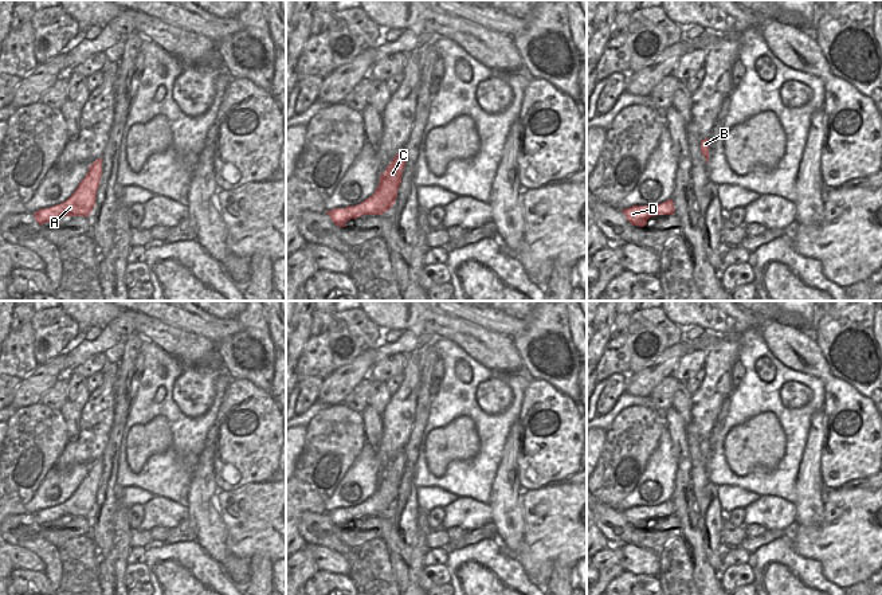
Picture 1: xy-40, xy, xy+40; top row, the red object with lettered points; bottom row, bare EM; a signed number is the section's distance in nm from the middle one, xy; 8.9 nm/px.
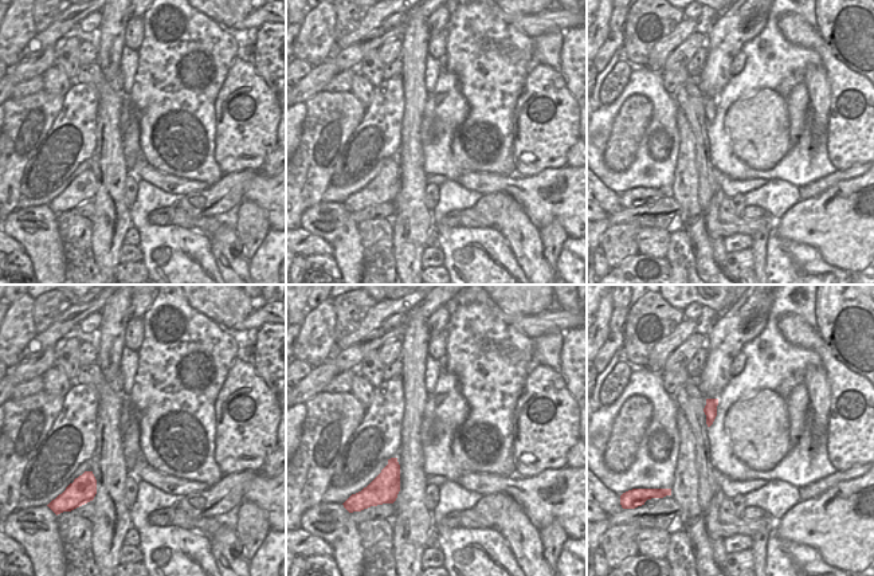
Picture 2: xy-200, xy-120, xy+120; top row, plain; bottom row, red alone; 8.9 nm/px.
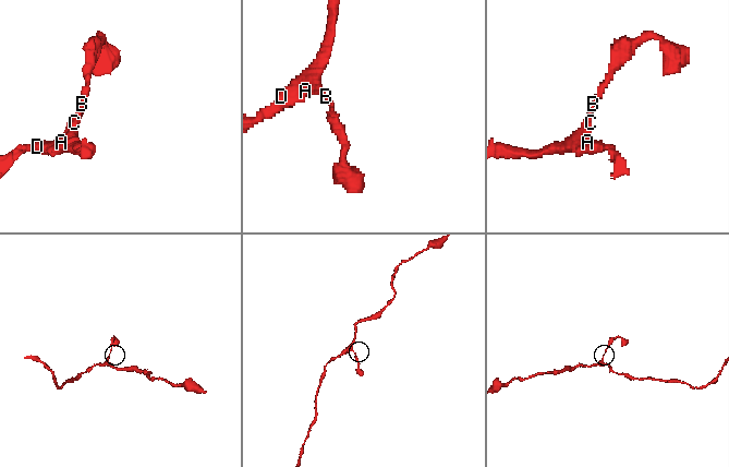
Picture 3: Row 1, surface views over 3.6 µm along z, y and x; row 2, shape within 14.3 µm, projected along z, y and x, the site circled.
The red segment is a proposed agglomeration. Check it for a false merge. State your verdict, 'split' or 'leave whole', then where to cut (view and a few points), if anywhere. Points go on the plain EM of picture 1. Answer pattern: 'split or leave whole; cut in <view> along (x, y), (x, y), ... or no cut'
leave whole; no cut

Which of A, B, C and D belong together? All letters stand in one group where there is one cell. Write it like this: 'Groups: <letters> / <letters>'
Groups: A B C D

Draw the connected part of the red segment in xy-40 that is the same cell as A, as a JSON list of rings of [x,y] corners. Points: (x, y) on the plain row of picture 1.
[[[102,458],[95,461],[75,493],[63,504],[34,514],[35,521],[42,527],[60,517],[89,517],[95,506],[97,490],[102,477]]]

